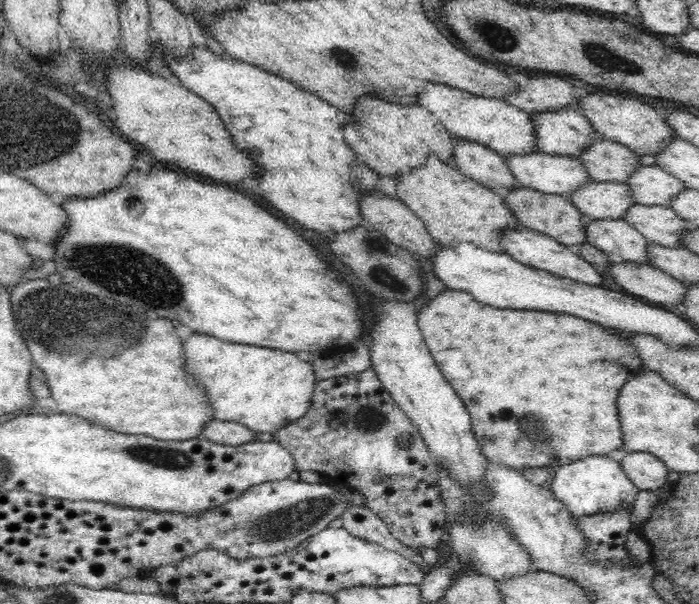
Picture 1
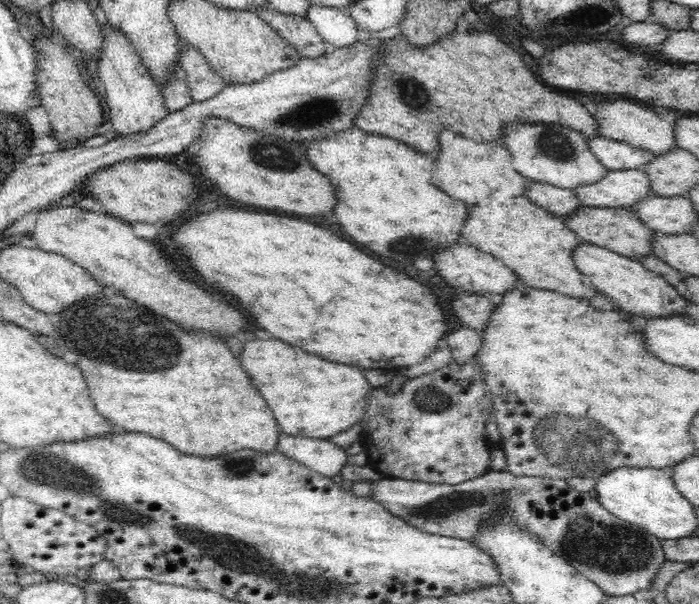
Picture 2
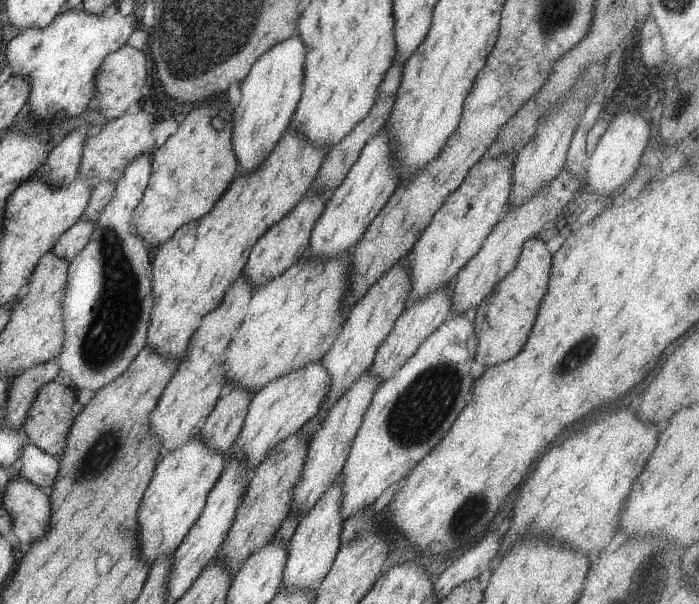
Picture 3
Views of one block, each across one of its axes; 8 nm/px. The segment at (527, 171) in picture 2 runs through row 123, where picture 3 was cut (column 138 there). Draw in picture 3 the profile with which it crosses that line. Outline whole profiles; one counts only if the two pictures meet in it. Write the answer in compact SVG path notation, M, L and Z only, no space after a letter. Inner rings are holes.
M199 433L190 438L188 443L177 447L170 455L162 458L156 466L153 478L145 491L138 518L139 548L137 550L145 563L151 566L158 558L174 553L177 547L184 541L184 538L204 511L208 494L212 491L212 488L225 470L227 464L225 459L226 453L218 451L208 443L205 443Z

